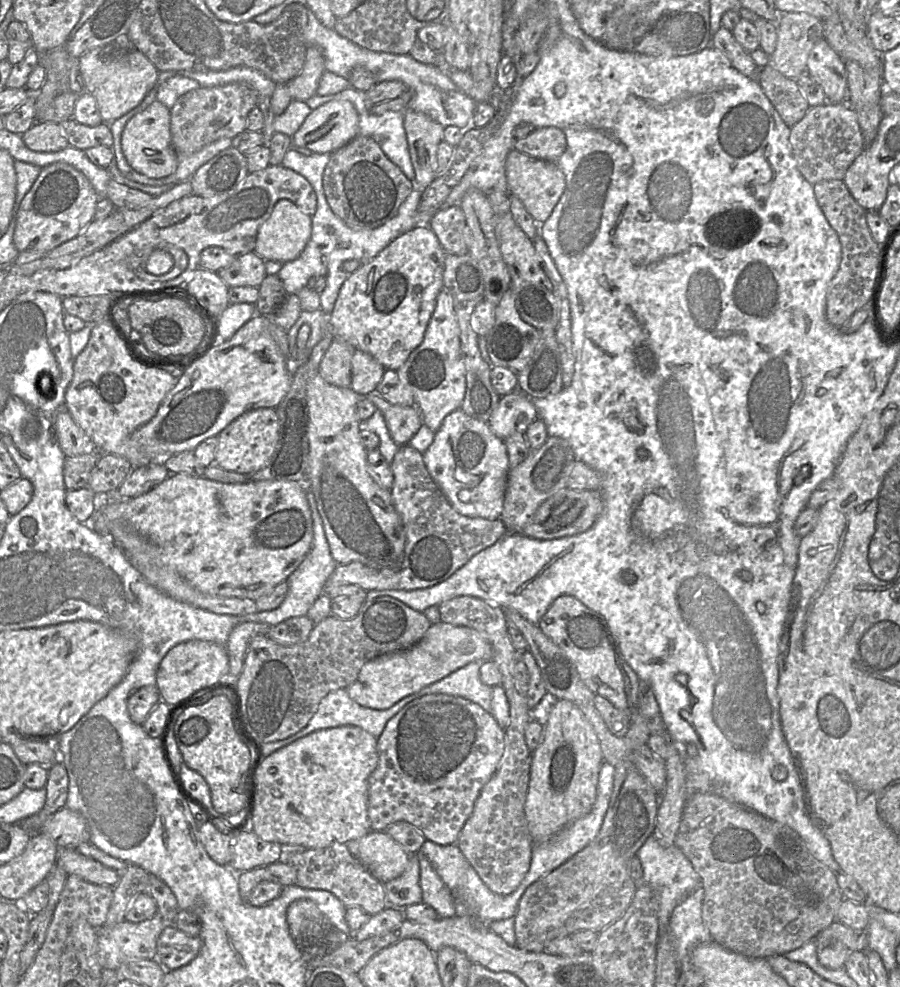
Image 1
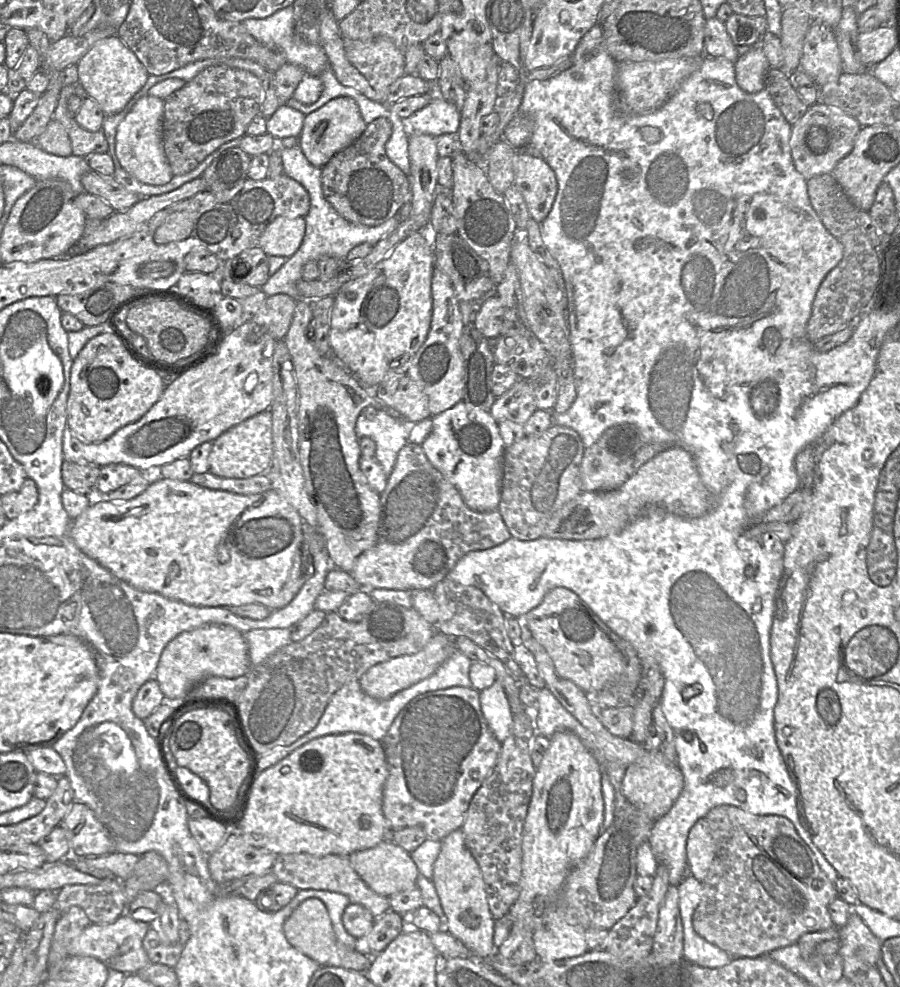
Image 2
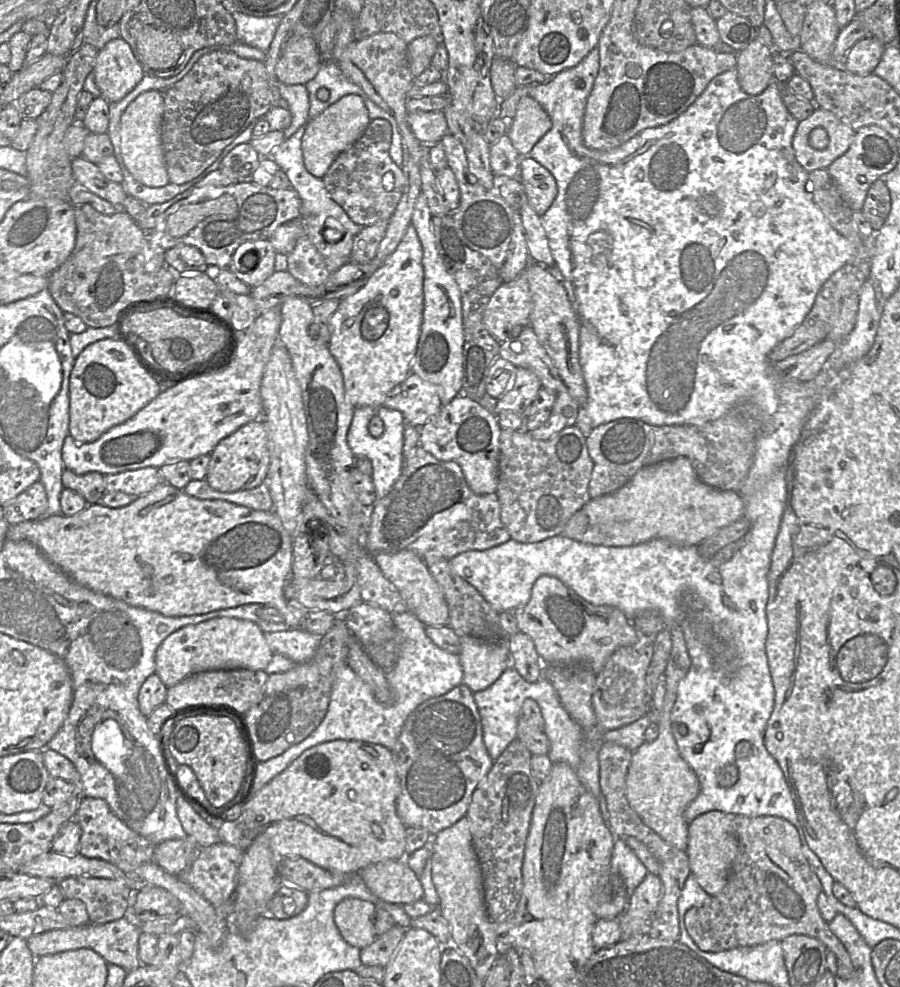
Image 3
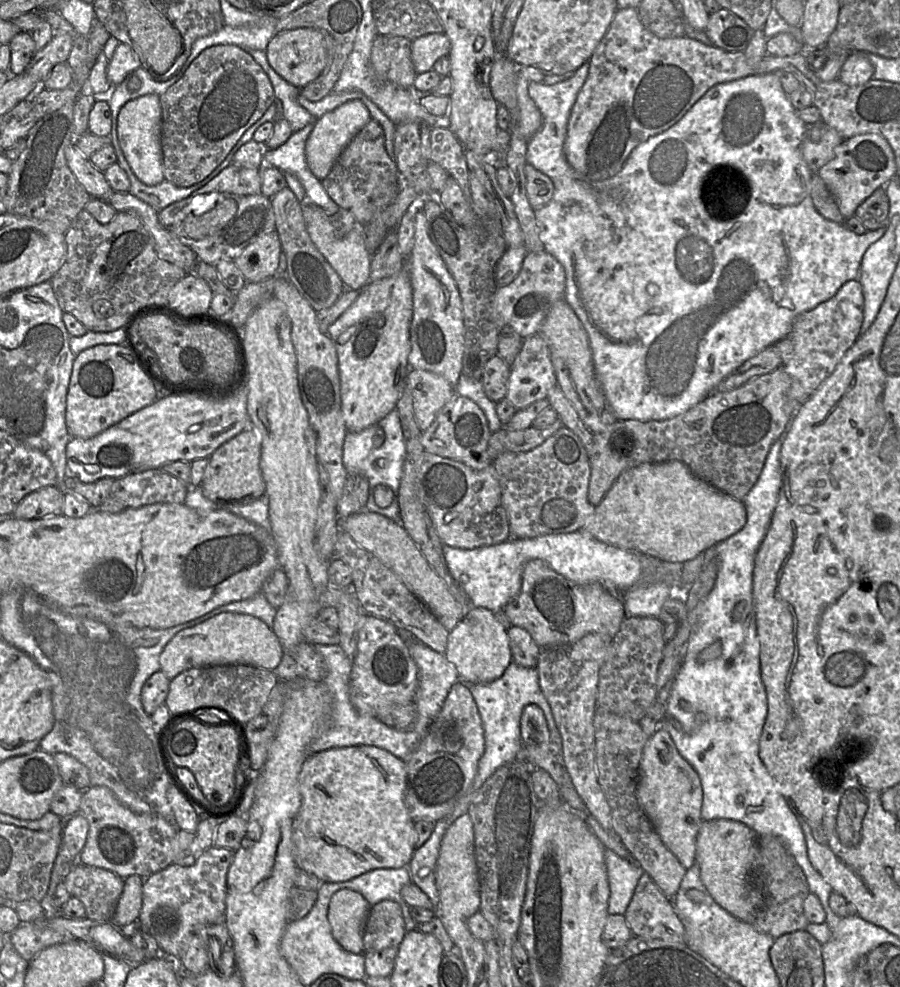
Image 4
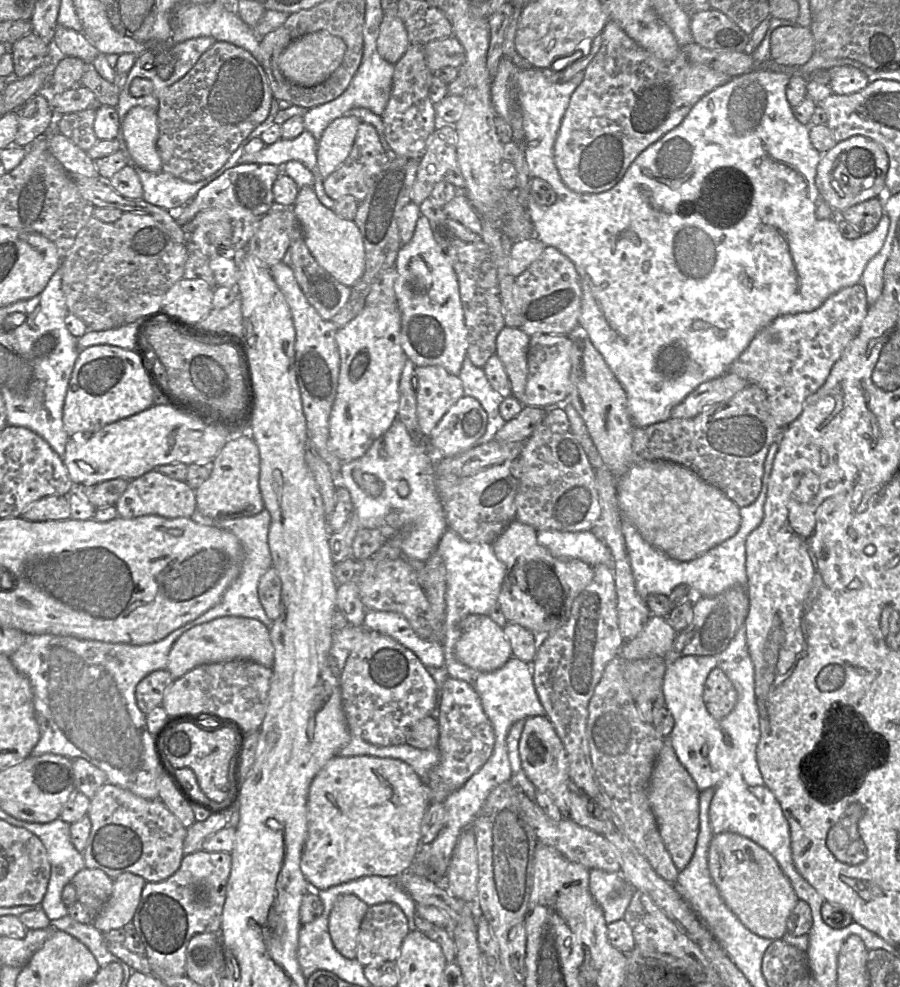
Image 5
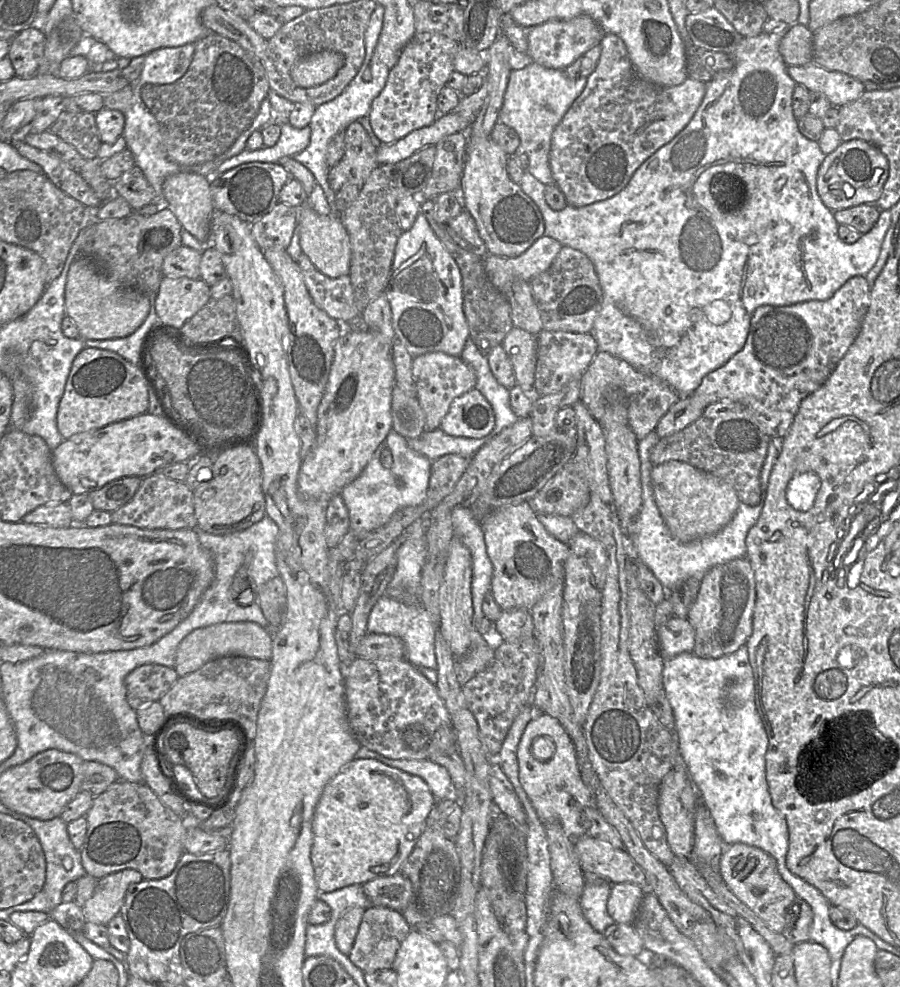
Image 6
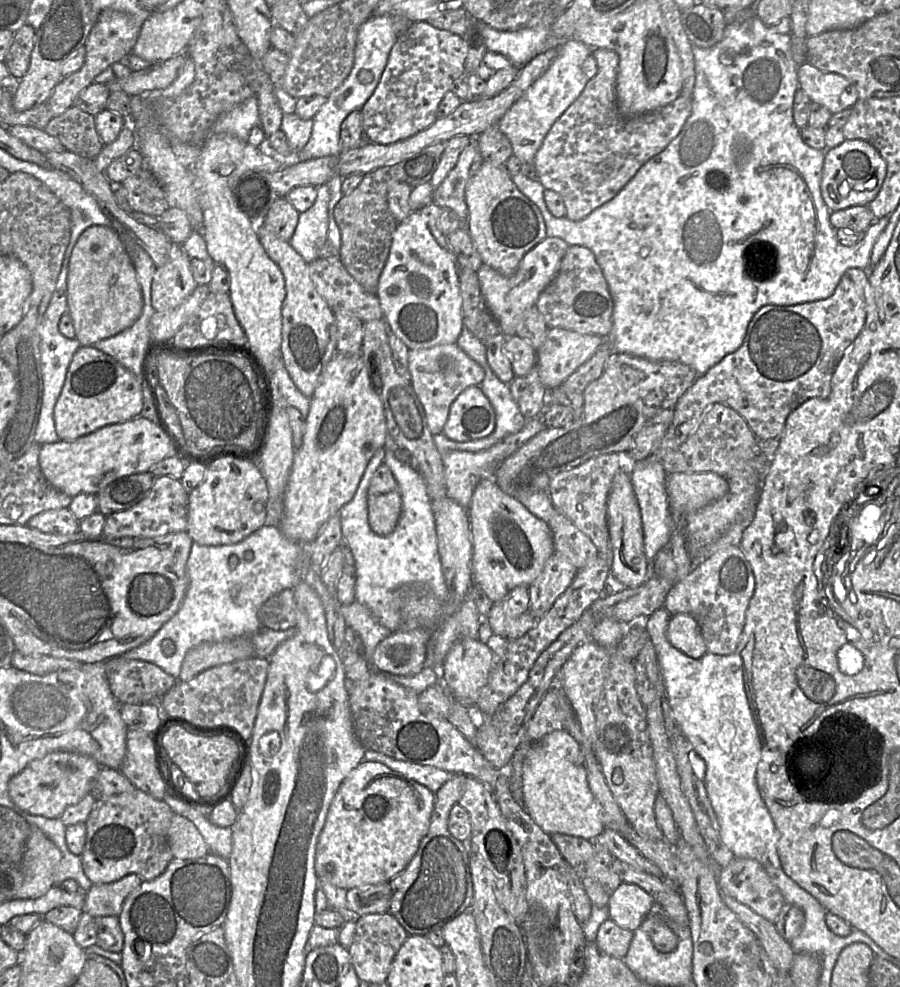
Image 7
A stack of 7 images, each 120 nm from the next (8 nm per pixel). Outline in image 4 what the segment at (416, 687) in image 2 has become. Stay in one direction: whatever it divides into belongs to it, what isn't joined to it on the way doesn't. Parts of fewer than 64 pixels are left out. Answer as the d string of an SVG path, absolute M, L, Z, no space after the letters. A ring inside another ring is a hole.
M408 635L405 636L408 651L418 670L418 686L414 698L414 703L417 709L417 718L415 724L413 723L410 728L421 735L426 724L428 729L432 721L439 714L452 685L460 683L460 676L454 665L448 662L444 654L432 650L427 645Z

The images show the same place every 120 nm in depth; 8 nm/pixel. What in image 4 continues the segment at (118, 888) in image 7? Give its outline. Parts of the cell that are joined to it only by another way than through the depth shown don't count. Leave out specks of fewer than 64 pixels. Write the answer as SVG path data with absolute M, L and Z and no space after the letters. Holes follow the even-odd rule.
M133 875L124 879L123 892L119 898L111 923L122 928L124 925L137 921L142 907L144 879Z

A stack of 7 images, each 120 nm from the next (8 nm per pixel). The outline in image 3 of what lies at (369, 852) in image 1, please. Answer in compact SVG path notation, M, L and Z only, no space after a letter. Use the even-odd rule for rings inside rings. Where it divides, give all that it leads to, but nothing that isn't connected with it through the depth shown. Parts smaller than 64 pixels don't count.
M404 859L370 864L357 874L367 888L384 902L405 905L424 897L419 877Z

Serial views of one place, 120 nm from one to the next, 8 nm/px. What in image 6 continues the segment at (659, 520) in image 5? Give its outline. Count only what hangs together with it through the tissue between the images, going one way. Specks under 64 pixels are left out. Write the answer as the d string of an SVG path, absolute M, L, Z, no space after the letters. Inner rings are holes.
M680 462L654 465L651 471L654 499L671 534L680 542L692 542L719 532L733 518L739 498L735 489L724 480Z

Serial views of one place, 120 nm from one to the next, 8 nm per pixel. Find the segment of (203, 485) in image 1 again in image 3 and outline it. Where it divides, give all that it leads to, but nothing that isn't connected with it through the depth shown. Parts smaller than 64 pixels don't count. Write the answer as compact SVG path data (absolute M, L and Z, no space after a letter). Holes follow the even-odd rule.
M166 482L160 483L150 492L138 496L134 501L123 507L111 508L104 506L99 501L98 503L88 504L85 509L72 516L57 514L10 525L5 540L29 541L49 561L78 584L124 601L128 605L155 611L167 617L206 614L215 610L257 603L277 609L284 617L284 623L289 628L301 628L307 613L299 605L288 601L284 594L285 585L292 571L293 537L285 530L280 518L274 511L253 510L224 500L201 500L186 494L184 490L177 489Z

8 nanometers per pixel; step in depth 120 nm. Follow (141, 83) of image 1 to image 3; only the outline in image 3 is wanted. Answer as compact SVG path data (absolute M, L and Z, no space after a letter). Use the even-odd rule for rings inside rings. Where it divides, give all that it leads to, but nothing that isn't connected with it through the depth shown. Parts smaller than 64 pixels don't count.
M121 37L99 50L92 72L101 96L109 103L123 99L145 75L130 45Z

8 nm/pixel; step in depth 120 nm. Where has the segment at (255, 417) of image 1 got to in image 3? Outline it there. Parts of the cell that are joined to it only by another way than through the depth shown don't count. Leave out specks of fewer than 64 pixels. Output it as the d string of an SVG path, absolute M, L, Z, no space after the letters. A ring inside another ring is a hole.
M263 419L254 420L222 439L210 453L206 480L219 492L249 490L266 482L270 464L268 431Z

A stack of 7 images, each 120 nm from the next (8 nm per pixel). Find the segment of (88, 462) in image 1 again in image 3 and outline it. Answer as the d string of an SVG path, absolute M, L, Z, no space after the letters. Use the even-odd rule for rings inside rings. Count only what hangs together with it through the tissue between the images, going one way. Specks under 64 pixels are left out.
M65 468L62 473L62 483L64 488L80 494L87 502L87 505L98 503L106 493L105 476L99 472L75 474Z

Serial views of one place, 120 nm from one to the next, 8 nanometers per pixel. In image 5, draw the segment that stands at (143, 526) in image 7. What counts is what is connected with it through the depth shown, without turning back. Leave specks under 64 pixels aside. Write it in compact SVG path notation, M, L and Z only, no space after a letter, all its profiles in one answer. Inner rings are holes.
M151 470L129 481L128 487L115 503L118 516L132 519L144 515L158 515L165 518L191 517L196 510L195 491L186 481L178 481Z

